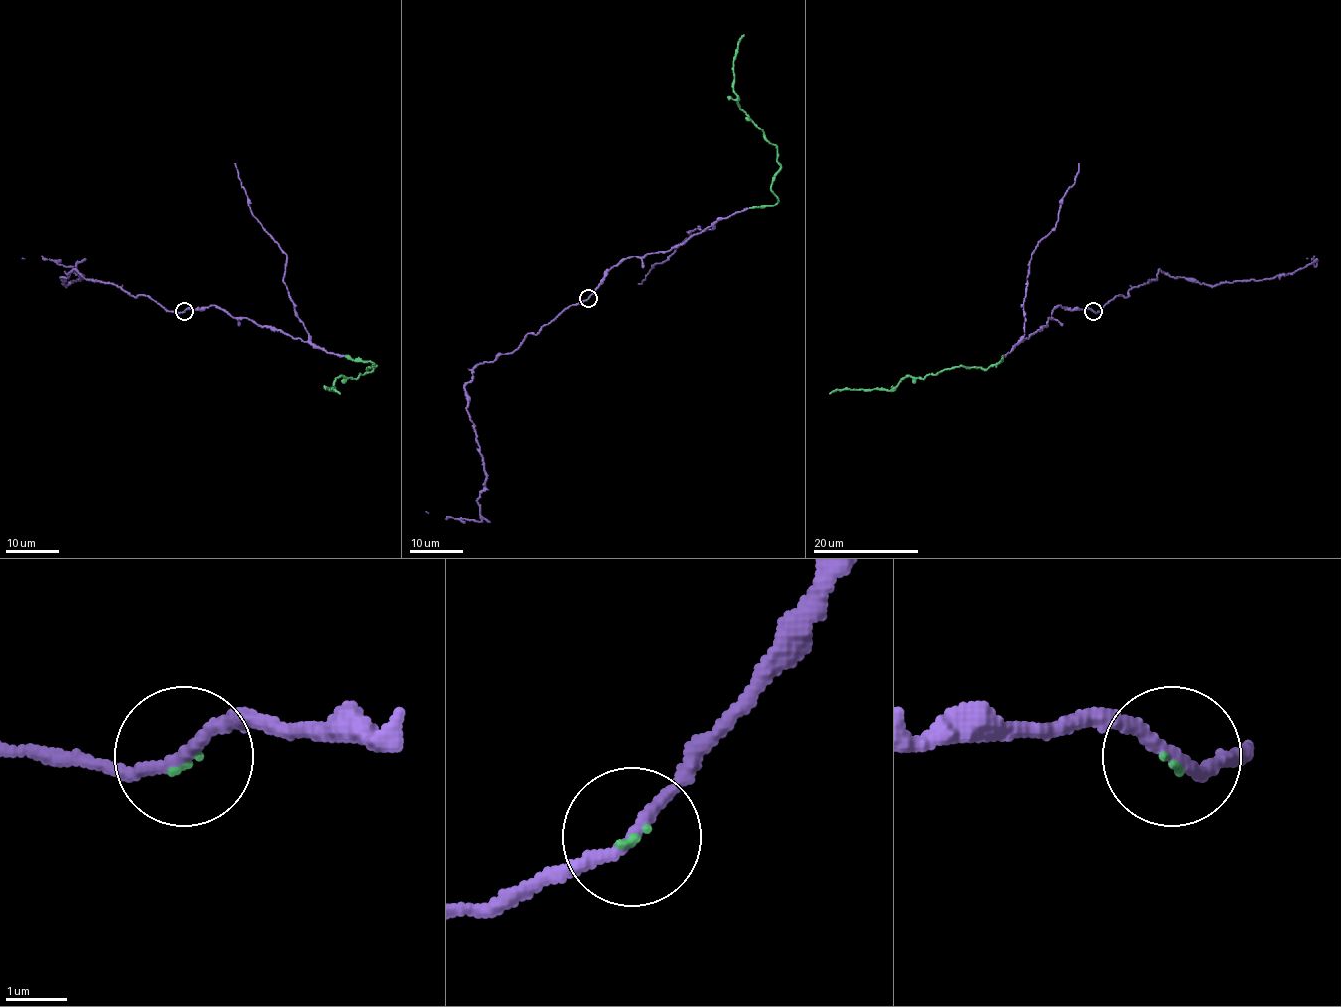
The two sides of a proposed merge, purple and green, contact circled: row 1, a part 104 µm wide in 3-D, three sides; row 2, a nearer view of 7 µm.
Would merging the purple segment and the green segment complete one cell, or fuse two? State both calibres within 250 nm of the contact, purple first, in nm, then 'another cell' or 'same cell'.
200 nm thick on the purple side, 60 nm on the other; same cell

